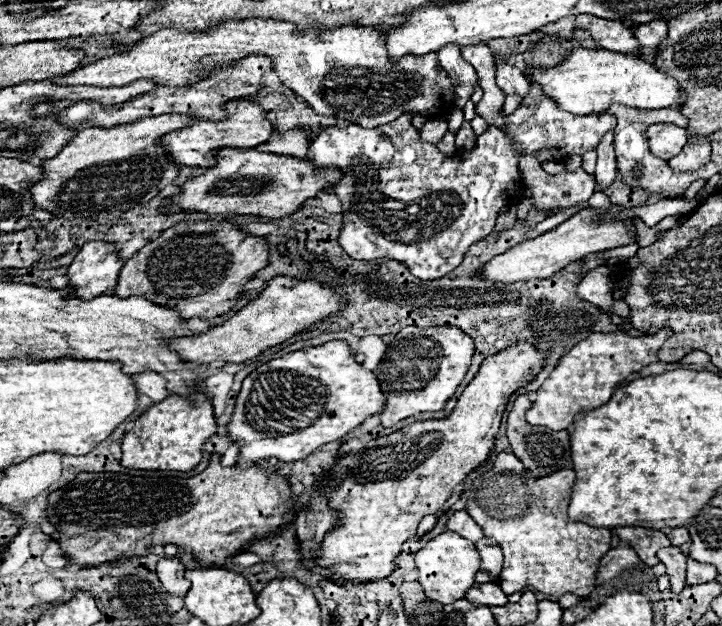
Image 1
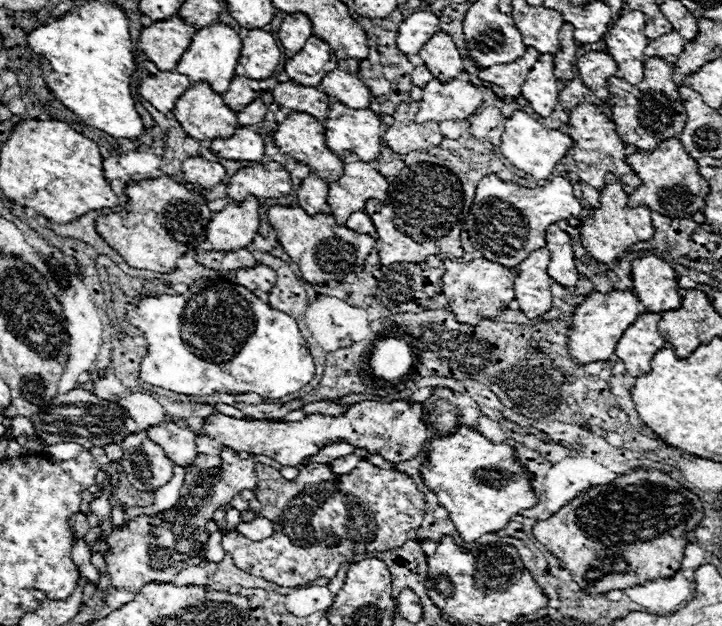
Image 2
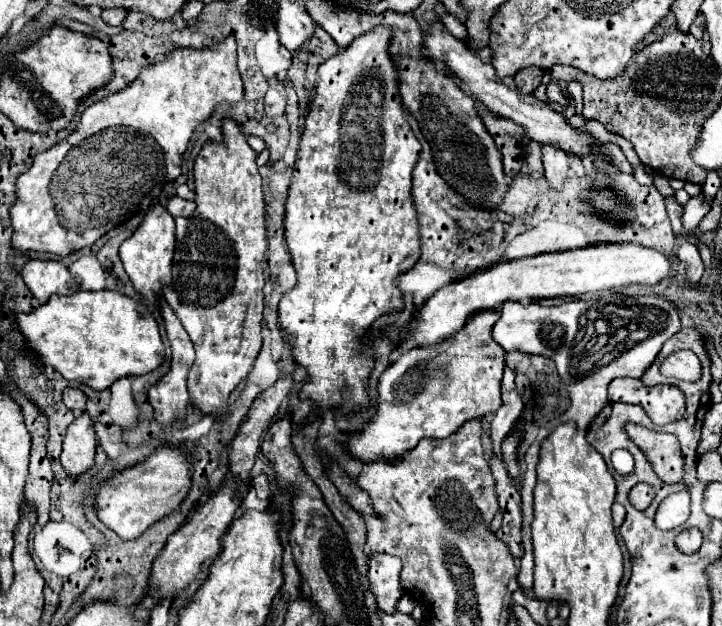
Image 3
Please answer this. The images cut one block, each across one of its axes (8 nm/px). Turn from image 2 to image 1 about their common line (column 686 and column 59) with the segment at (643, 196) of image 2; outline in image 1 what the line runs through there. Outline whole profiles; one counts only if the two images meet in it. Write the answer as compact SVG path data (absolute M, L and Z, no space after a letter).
M152 116L152 120L136 120L136 124L120 124L120 128L84 128L80 130L74 140L60 150L58 156L44 160L44 174L46 178L38 184L30 186L32 200L38 208L48 210L54 218L92 218L102 212L120 214L132 210L140 204L150 202L158 192L172 184L180 172L180 166L168 156L170 152L160 144L162 136L168 132L188 128L196 118L194 116Z

